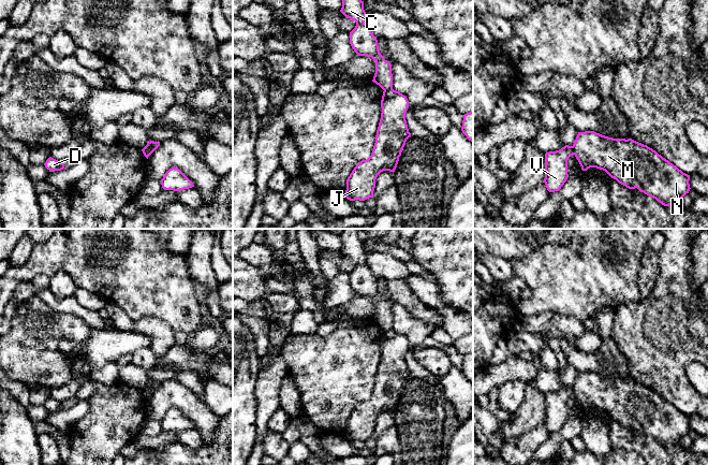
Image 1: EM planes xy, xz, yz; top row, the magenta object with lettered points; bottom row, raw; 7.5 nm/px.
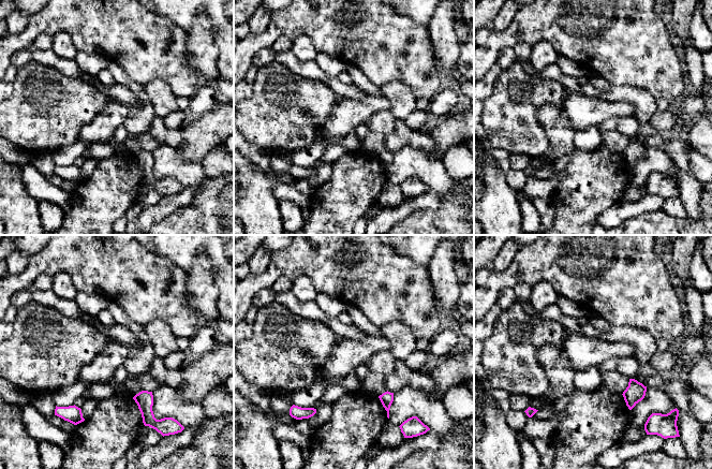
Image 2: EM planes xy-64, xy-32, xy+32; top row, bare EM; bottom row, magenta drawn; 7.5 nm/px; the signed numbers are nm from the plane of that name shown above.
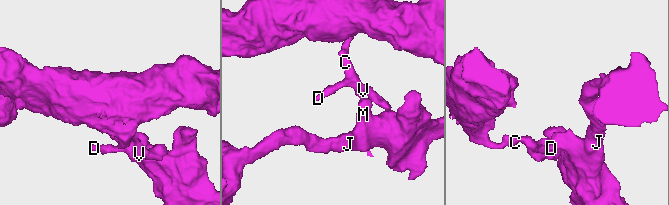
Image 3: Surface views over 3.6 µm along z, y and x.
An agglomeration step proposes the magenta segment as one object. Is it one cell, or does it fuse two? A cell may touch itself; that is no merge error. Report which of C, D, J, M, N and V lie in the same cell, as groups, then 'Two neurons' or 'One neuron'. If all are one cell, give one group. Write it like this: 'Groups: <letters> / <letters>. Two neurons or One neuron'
Groups: C D V / J M N. Two neurons

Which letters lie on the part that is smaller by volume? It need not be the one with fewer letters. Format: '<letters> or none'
J, M, N

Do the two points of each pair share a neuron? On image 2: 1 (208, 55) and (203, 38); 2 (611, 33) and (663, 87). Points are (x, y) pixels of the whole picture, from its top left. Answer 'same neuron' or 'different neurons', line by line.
1: same neuron
2: same neuron

